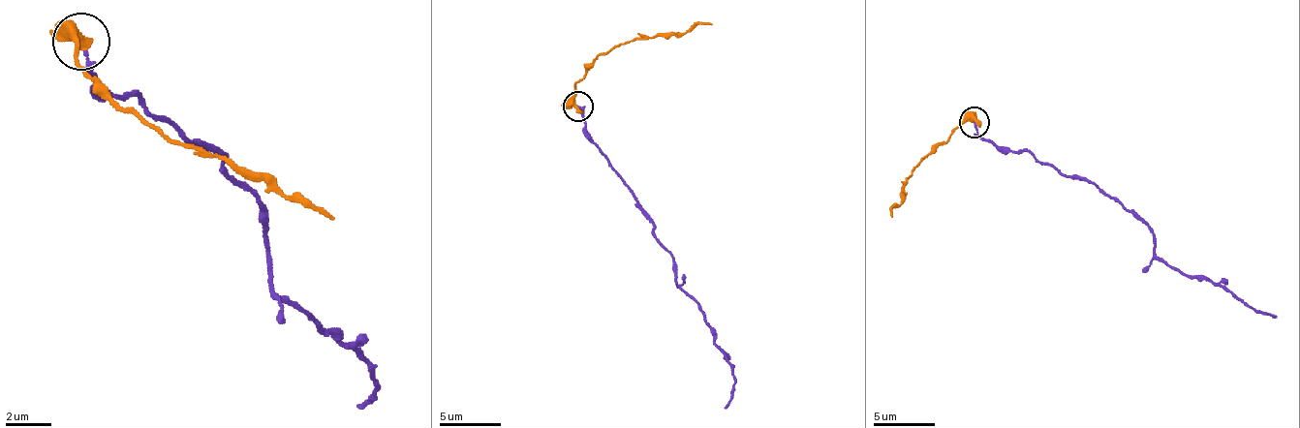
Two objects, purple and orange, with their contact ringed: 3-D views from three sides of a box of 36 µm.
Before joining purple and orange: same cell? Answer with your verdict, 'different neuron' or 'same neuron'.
different neuron

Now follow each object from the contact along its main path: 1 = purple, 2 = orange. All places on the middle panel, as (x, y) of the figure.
1: (578, 106), (588, 132), (673, 262), (679, 287), (703, 315), (713, 345), (734, 379), (725, 409)
2: (578, 106), (575, 85), (600, 55), (627, 40), (676, 34), (697, 24), (713, 24)

